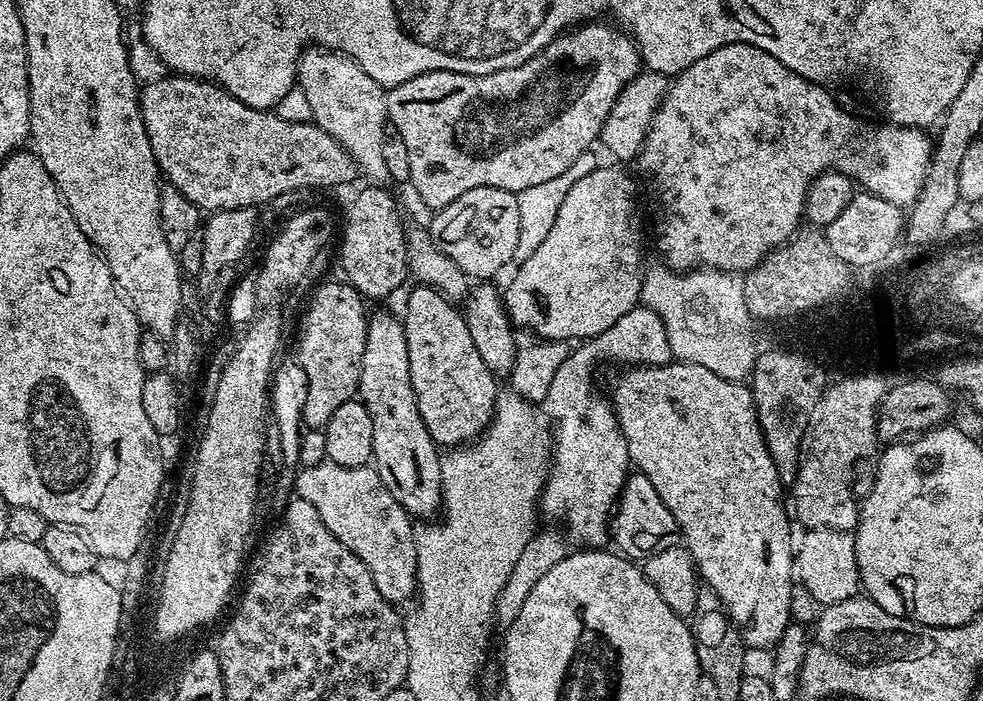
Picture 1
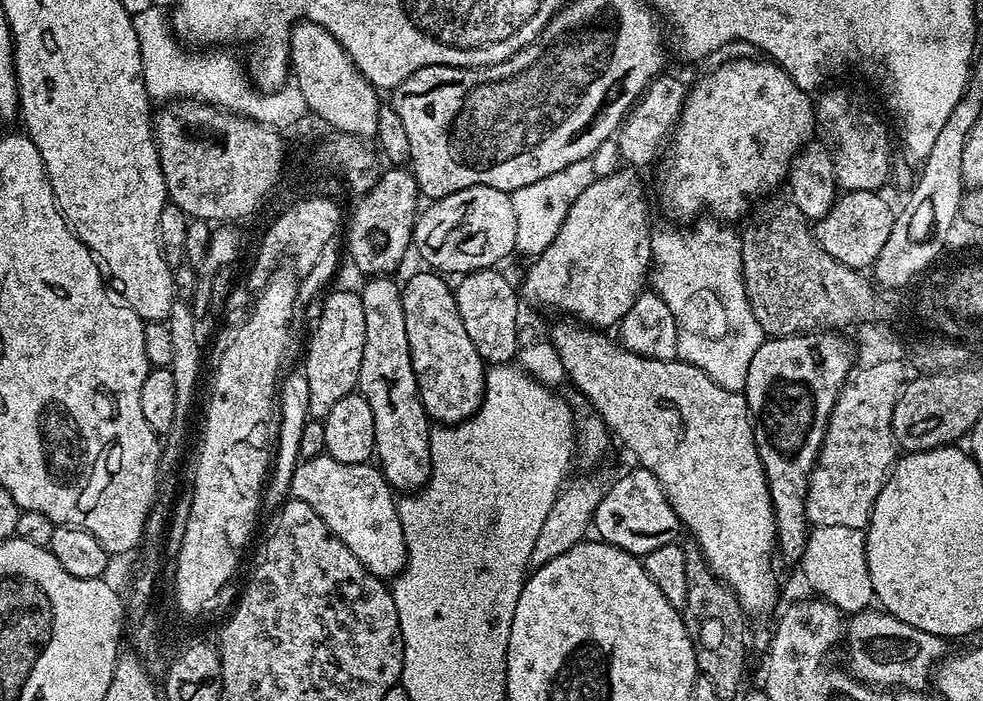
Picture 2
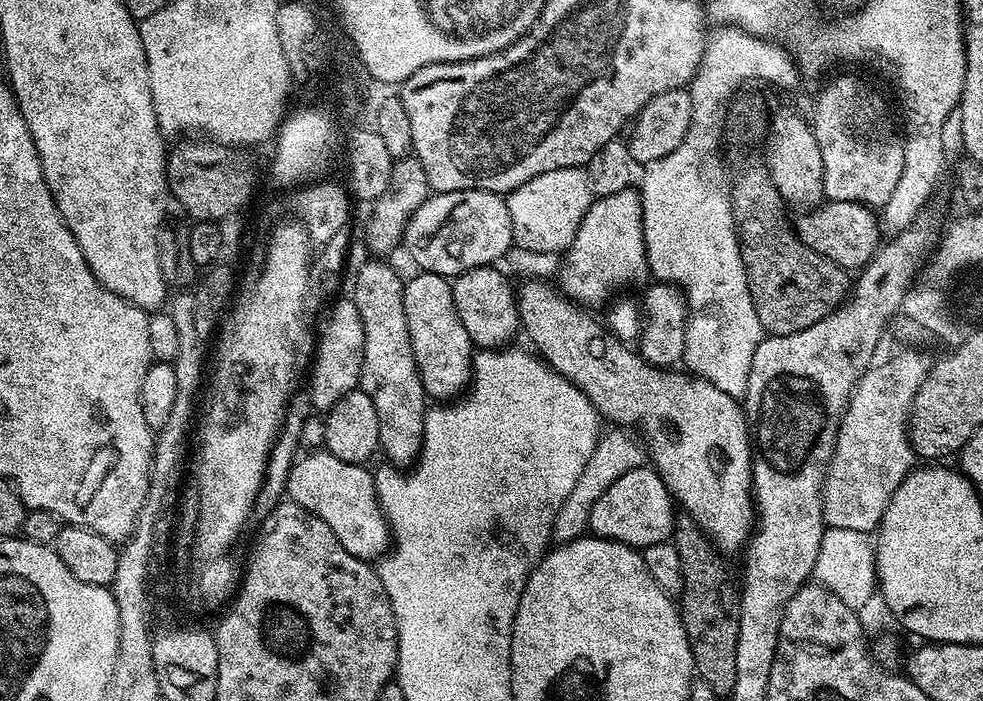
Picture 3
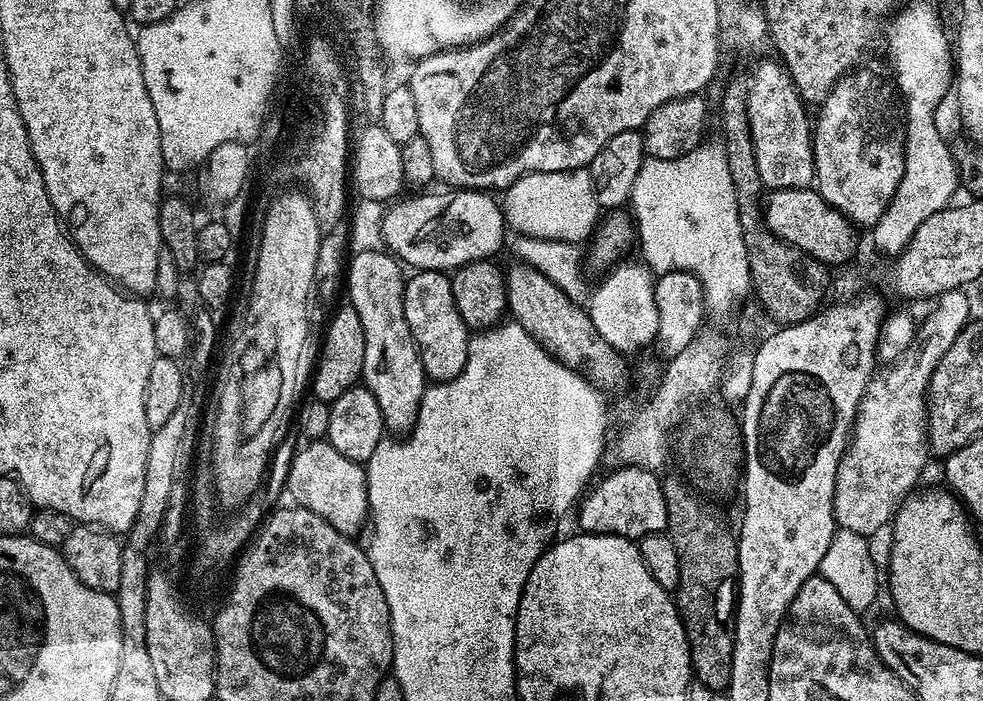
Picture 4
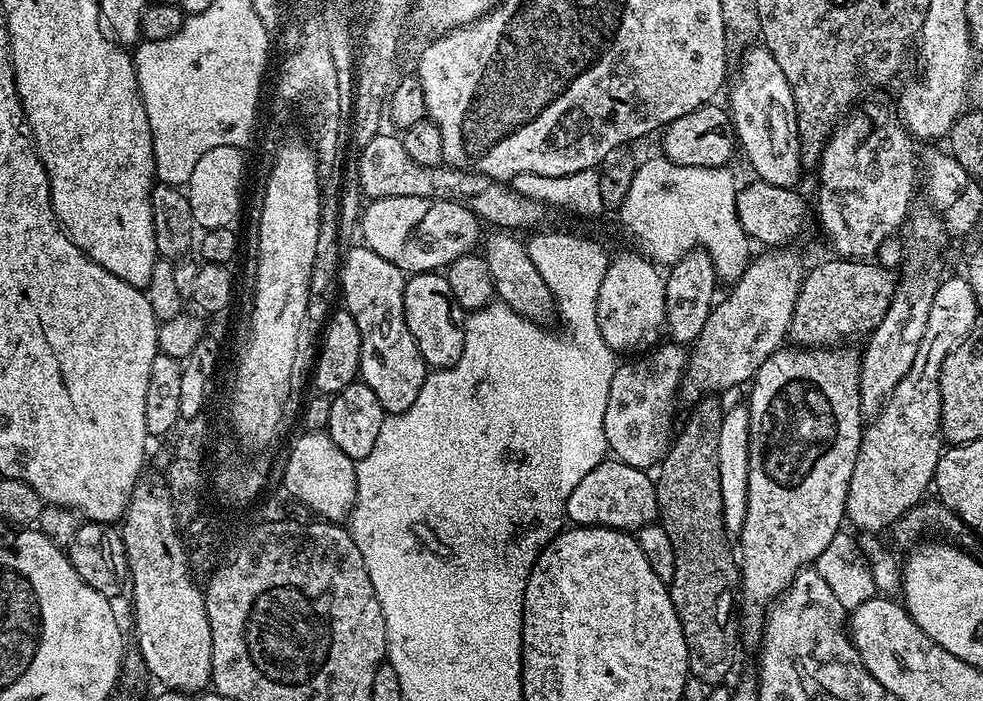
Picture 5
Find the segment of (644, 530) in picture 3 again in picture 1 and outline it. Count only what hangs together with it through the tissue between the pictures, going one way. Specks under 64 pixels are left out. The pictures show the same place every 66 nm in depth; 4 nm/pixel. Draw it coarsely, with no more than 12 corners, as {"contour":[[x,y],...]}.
{"contour":[[633,471],[610,540],[633,562],[681,543],[650,478]]}

